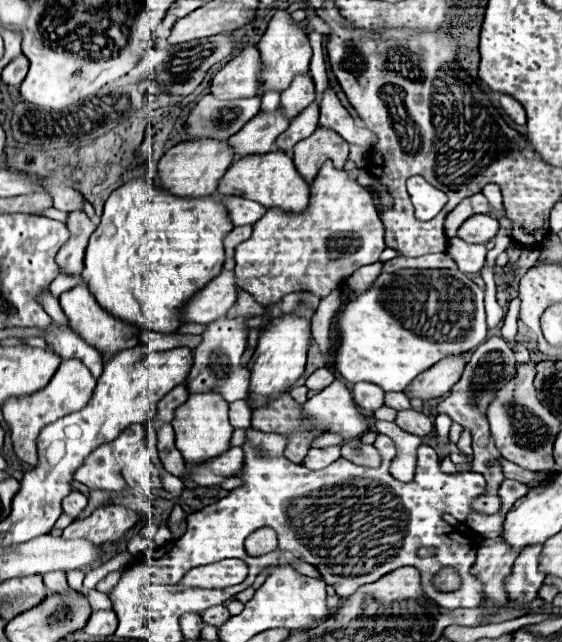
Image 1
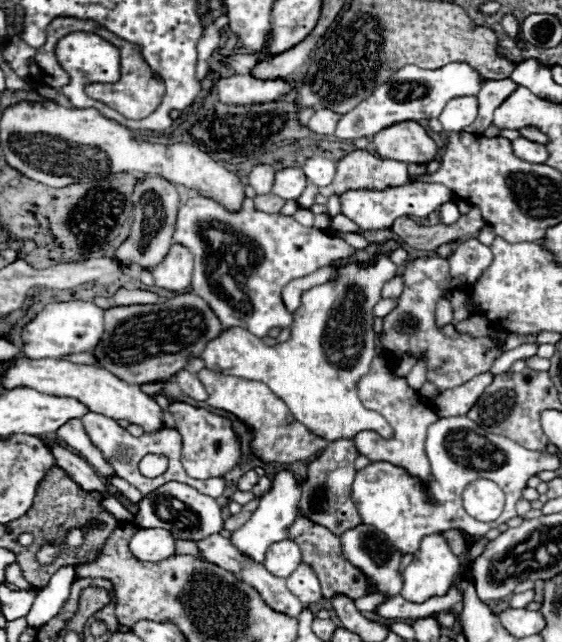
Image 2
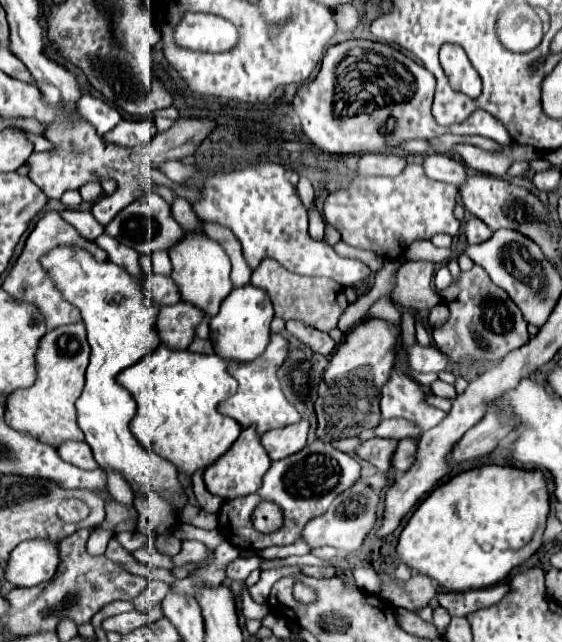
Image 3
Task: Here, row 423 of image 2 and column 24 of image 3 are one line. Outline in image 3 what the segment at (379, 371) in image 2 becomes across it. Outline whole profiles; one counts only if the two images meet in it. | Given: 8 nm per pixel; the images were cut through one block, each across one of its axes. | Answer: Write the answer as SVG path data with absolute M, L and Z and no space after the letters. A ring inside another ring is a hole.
M74 322L50 330L36 352L38 378L30 388L18 388L6 402L6 424L18 432L32 436L52 448L68 440L84 440L84 432L76 424L76 400L84 388L84 372L88 366L90 344L86 340L84 322Z

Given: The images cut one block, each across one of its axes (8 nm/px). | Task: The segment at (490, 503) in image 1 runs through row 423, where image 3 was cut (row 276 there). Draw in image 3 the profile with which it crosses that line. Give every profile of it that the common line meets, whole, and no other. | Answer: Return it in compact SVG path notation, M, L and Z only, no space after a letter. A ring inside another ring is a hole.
M474 266L468 272L460 272L458 278L440 292L440 298L448 306L450 316L446 324L432 330L432 338L436 348L452 362L500 360L530 340L520 308L502 288L492 284L490 276L480 266Z

